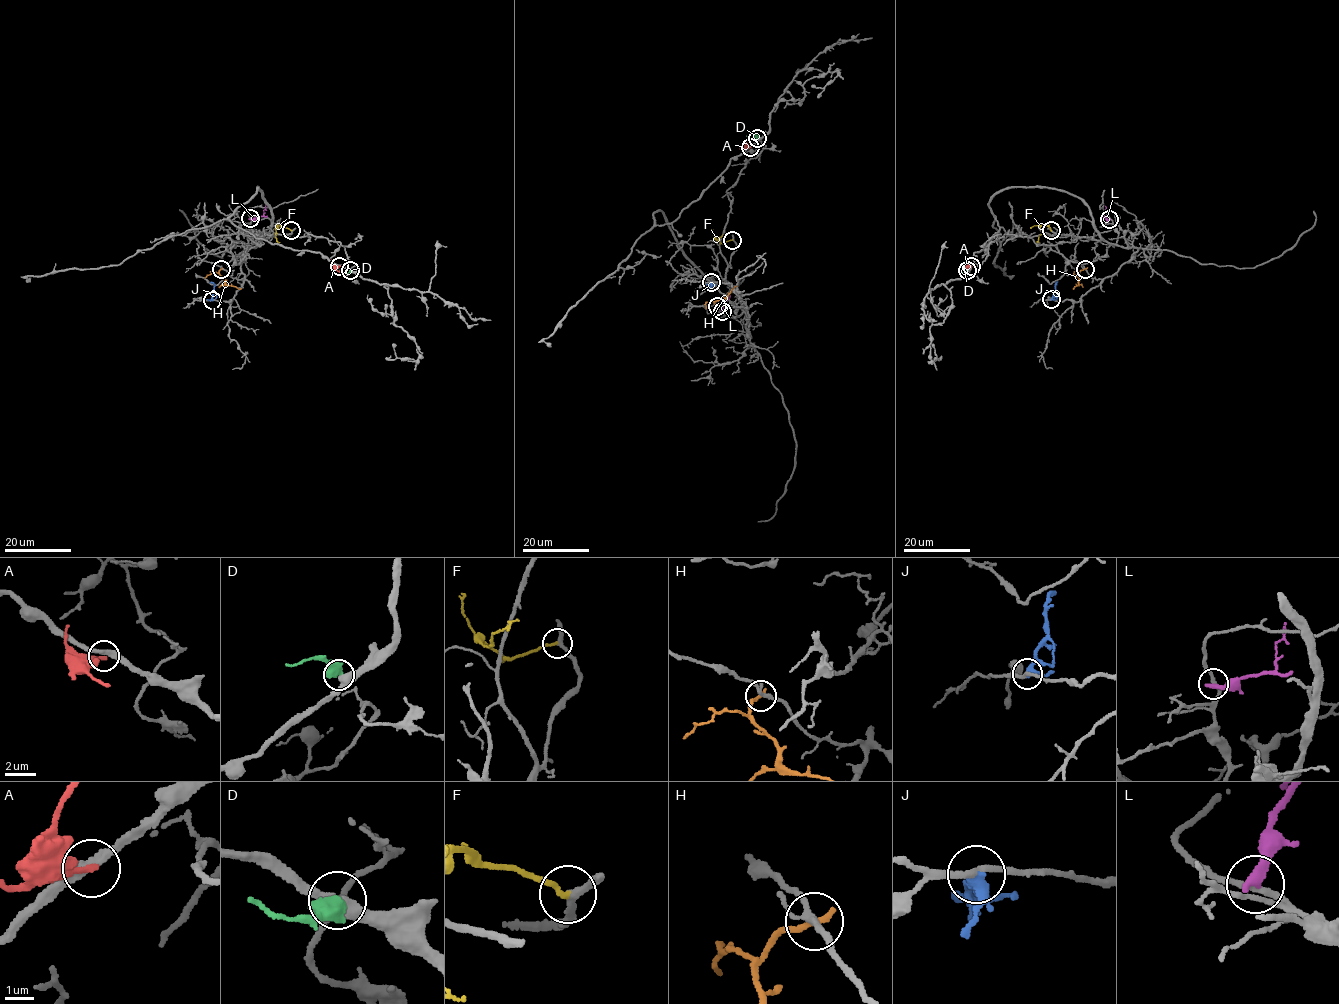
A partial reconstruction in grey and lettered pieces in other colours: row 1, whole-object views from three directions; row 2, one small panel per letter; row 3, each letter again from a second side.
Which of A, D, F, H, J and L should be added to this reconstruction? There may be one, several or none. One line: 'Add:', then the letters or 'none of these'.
Add: D, F

